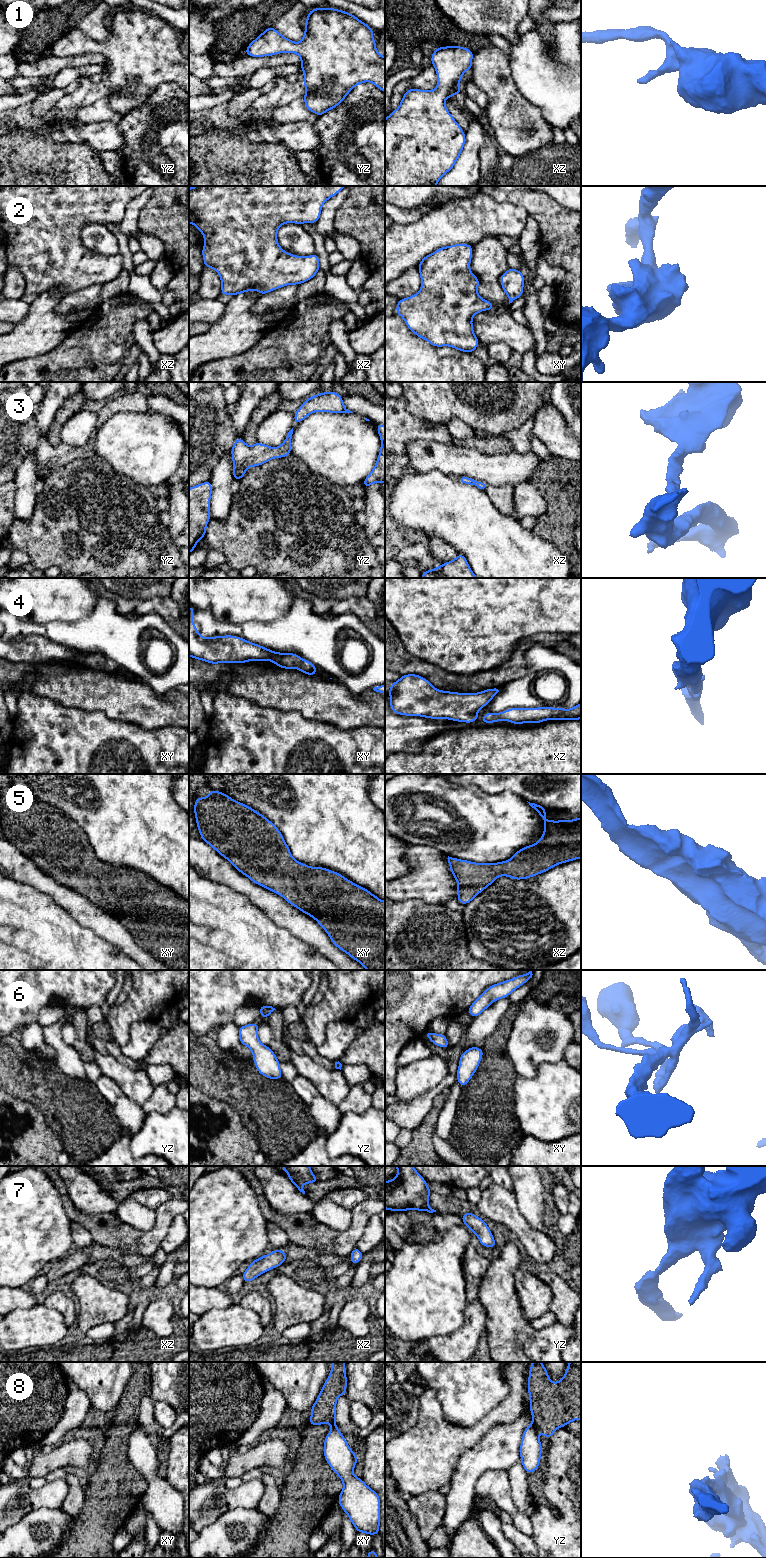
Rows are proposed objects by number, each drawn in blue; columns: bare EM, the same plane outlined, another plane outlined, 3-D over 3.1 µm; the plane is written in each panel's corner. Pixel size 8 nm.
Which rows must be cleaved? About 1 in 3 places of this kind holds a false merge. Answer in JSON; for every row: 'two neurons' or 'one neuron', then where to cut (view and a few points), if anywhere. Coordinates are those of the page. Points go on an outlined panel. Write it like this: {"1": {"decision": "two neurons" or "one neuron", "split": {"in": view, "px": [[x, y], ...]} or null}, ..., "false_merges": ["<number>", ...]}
{"1": {"decision": "one neuron", "split": null}, "2": {"decision": "one neuron", "split": null}, "3": {"decision": "one neuron", "split": null}, "4": {"decision": "one neuron", "split": null}, "5": {"decision": "one neuron", "split": null}, "6": {"decision": "one neuron", "split": null}, "7": {"decision": "one neuron", "split": null}, "8": {"decision": "two neurons", "split": {"in": "yz", "px": [[530, 1425], [536, 1431]]}}, "false_merges": ["8"]}

